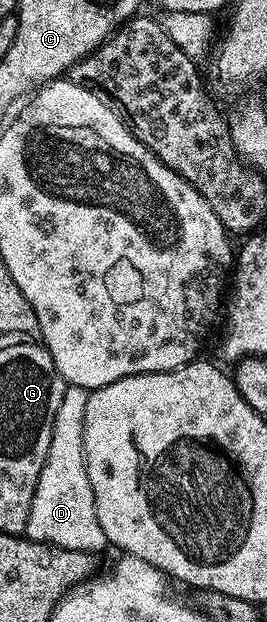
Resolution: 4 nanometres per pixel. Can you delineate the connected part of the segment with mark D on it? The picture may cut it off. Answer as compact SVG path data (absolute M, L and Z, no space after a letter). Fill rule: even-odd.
M66 384L63 403L59 403L59 412L55 415L55 427L51 427L51 447L47 451L47 459L35 487L35 499L31 499L31 515L27 519L24 536L30 541L42 541L44 545L57 545L61 549L97 555L101 548L109 545L109 540L107 535L103 535L103 527L99 527L91 479L87 479L85 466L85 412L89 394L90 390Z

